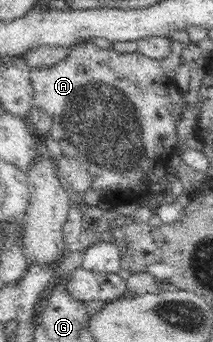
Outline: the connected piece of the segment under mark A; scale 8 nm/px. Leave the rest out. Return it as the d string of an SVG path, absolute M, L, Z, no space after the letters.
M88 40L71 46L68 57L65 57L61 62L54 63L54 66L51 68L29 67L29 72L30 83L32 83L33 88L33 106L46 111L53 118L53 125L48 136L60 144L63 148L64 156L76 159L78 163L90 172L93 180L91 184L92 190L96 190L96 192L101 195L104 194L104 196L112 196L118 204L133 204L142 199L150 191L150 184L158 182L160 178L163 178L167 174L169 163L174 157L177 157L179 152L175 144L176 123L182 114L182 106L184 106L185 102L182 100L183 91L175 81L168 79L163 74L158 60L150 59L139 51L134 52L134 54L120 54L120 52L116 52L114 49L99 48L91 40Z

